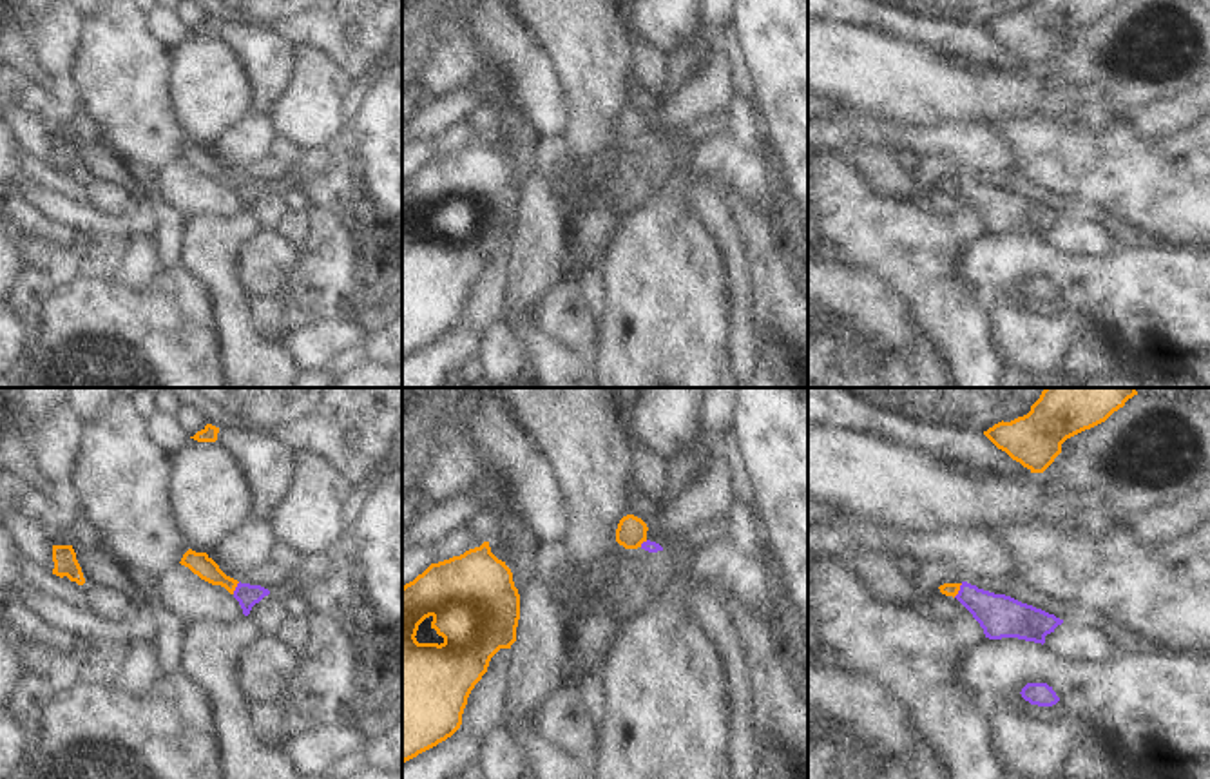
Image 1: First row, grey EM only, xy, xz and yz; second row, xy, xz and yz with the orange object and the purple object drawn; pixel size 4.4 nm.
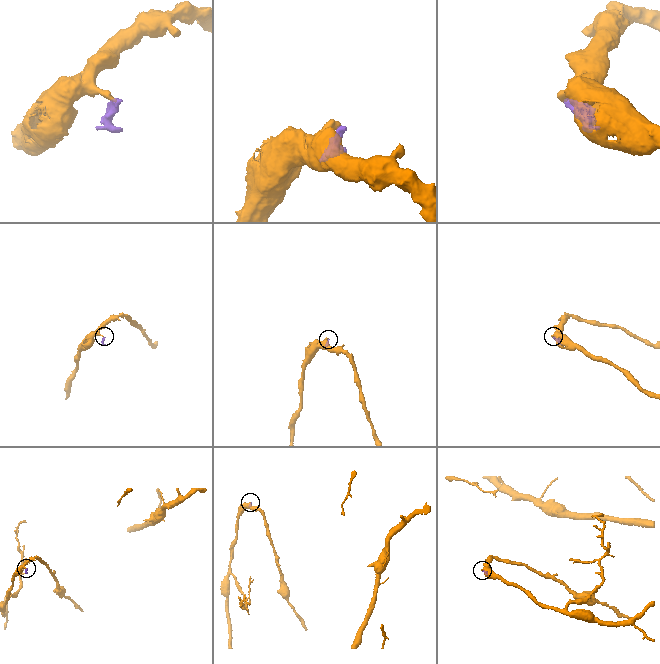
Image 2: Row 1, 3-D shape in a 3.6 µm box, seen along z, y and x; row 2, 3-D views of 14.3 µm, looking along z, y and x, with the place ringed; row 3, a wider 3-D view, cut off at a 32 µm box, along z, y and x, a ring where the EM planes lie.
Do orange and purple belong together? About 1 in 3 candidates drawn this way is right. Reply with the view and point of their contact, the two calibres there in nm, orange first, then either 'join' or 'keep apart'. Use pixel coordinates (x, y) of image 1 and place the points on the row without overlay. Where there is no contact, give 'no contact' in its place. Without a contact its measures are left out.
yz (959, 183) | 60/190 nm | keep apart

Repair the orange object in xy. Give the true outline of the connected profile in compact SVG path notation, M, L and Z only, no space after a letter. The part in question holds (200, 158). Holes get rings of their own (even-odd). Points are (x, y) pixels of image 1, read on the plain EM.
M188 143L181 156L181 159L188 161L194 168L197 168L201 174L225 181L230 188L234 188L237 181L237 174L226 170L219 159L206 149L206 147L196 147Z

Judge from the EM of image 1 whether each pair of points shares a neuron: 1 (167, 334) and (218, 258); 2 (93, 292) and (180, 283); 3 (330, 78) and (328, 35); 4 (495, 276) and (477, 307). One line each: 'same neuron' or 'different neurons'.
1: different neurons
2: same neuron
3: different neurons
4: same neuron

